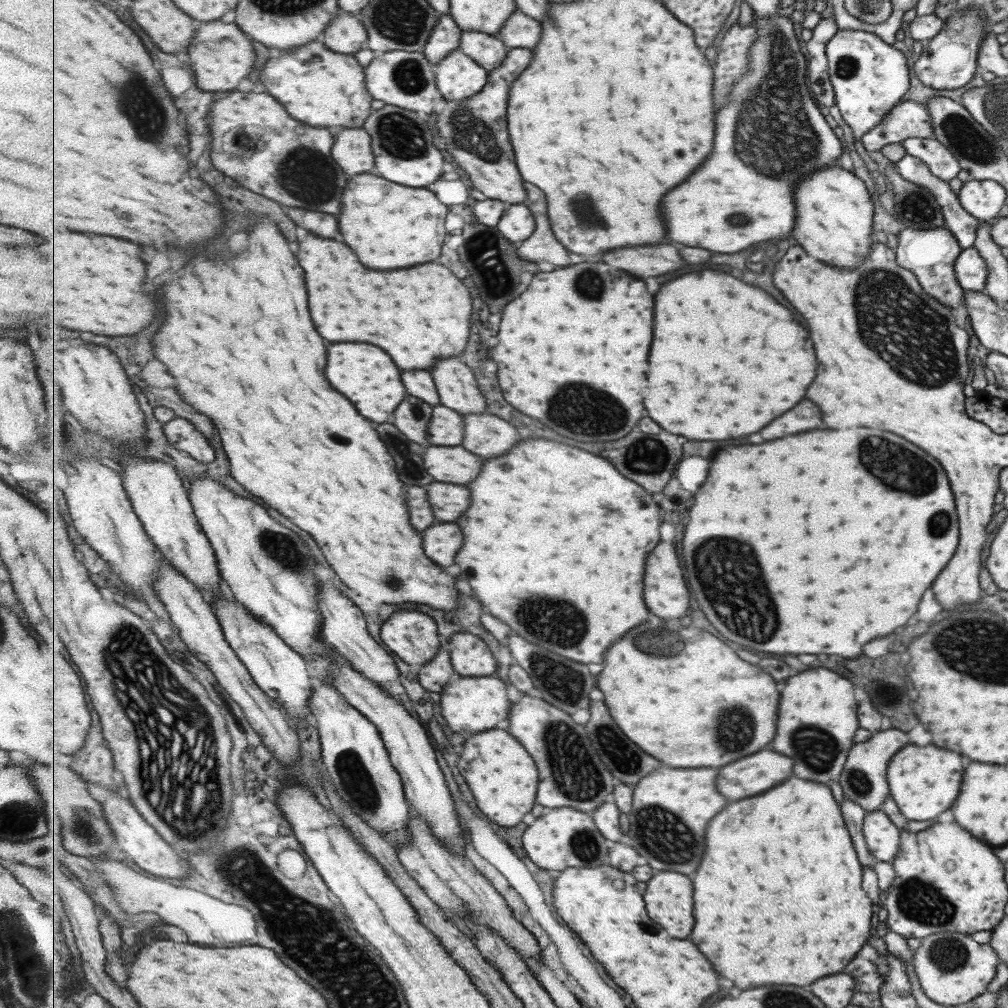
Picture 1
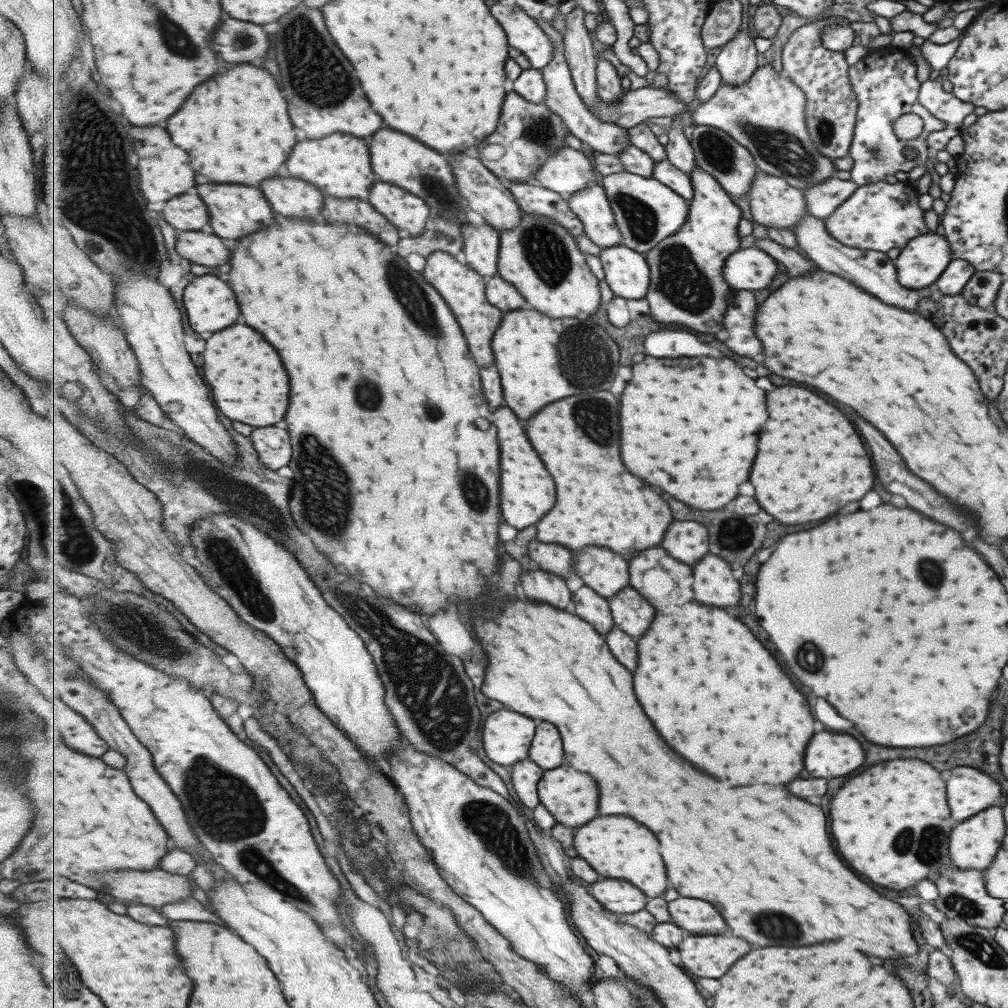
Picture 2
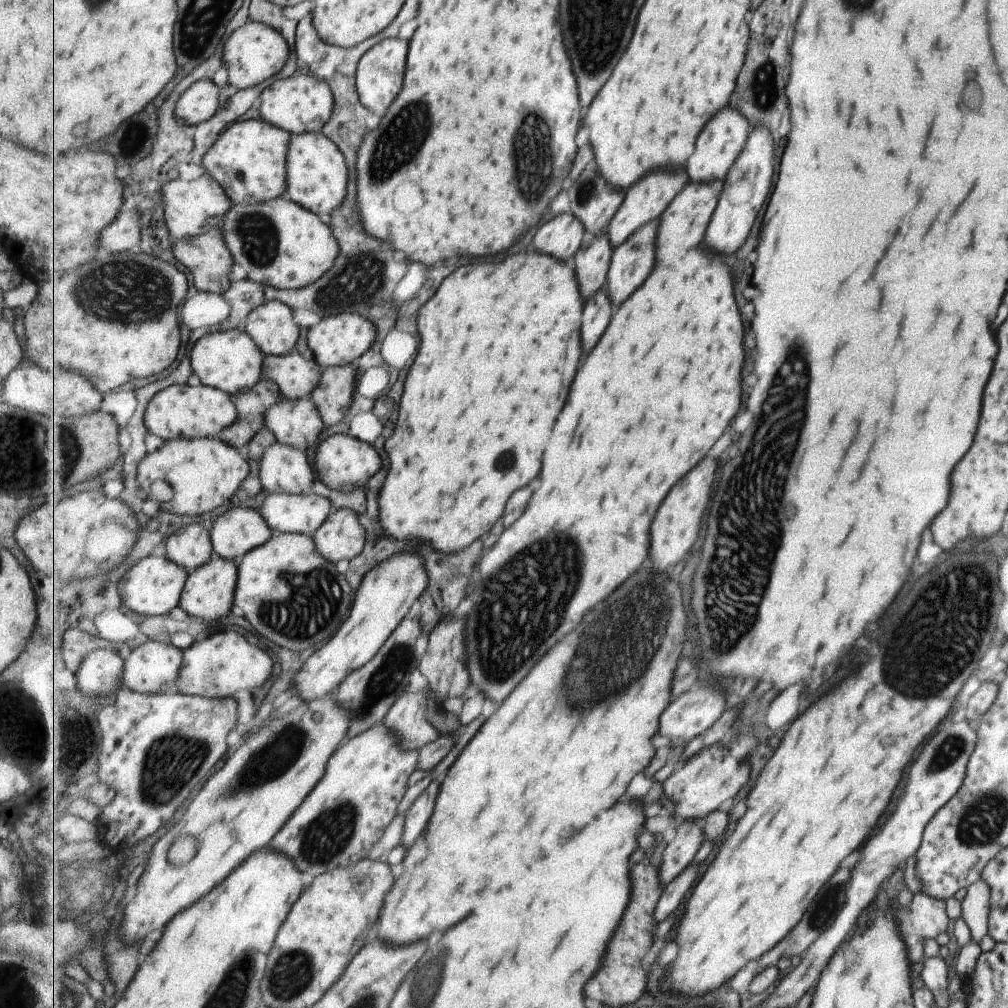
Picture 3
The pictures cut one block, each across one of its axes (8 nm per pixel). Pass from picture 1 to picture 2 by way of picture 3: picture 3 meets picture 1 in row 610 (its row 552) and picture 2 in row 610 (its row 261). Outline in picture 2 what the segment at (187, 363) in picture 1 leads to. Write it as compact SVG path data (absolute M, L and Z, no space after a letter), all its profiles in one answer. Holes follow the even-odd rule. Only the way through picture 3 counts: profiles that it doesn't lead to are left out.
M521 600L509 602L503 612L489 610L487 618L497 624L485 624L487 618L483 614L485 612L479 610L473 614L475 632L489 654L483 692L515 712L553 722L561 730L567 754L565 764L593 774L599 782L603 794L601 814L627 814L659 834L675 890L687 898L715 902L715 906L723 910L733 934L761 948L811 946L851 938L857 950L879 954L877 958L883 960L899 960L919 952L911 928L913 917L897 902L879 896L843 866L831 846L827 818L821 808L793 796L785 788L773 786L735 788L735 794L725 794L723 782L687 764L685 758L679 758L643 712L633 688L633 674L619 664L606 637L589 622L573 611L559 610L547 602L535 604Z

